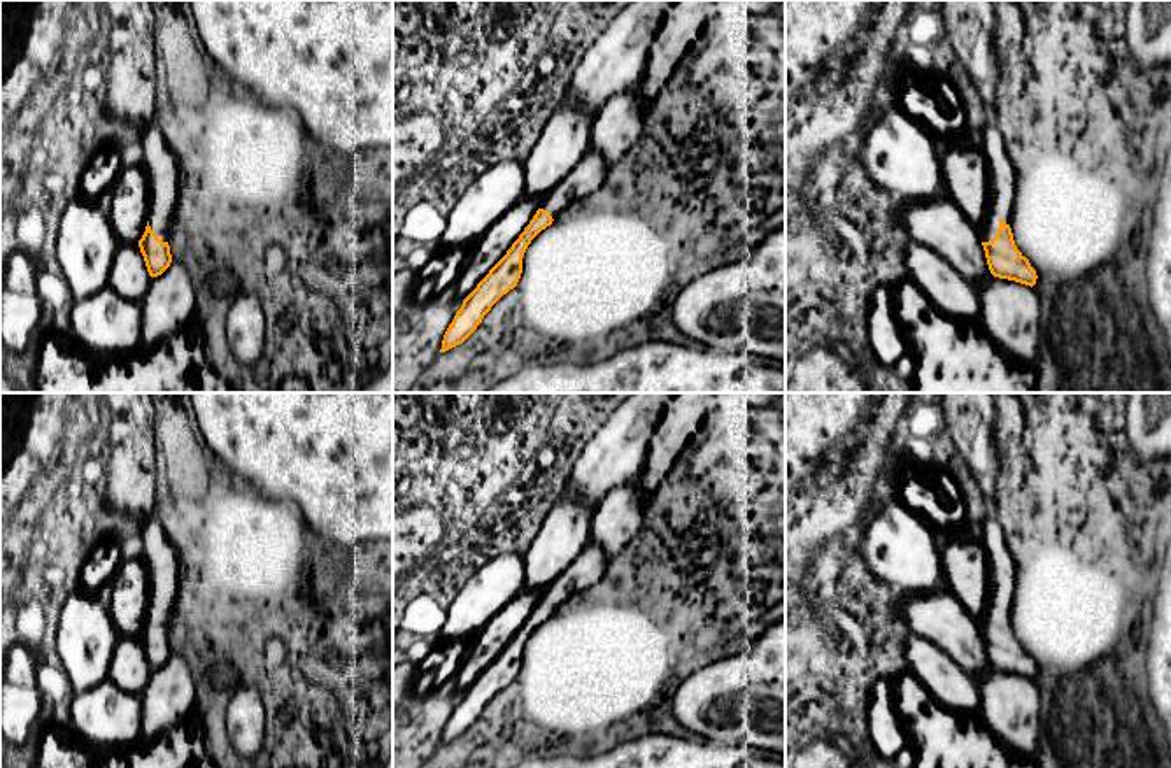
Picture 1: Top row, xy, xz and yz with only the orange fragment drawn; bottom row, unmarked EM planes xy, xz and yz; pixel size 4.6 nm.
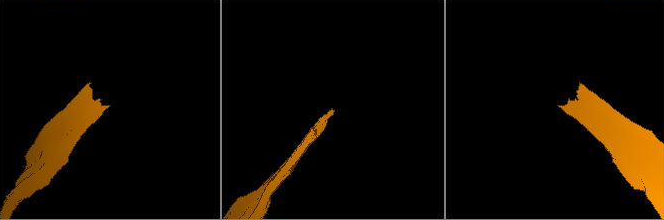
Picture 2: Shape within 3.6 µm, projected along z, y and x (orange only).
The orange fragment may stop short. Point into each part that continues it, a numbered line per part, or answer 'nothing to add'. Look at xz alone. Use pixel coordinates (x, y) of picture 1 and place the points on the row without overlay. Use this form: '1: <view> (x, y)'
1: xz (591, 563)

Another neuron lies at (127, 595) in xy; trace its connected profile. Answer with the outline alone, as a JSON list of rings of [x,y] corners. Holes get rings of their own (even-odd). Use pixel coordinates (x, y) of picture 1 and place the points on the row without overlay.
[[[144,558],[121,561],[103,596],[119,636],[138,636],[149,601],[149,572]]]

